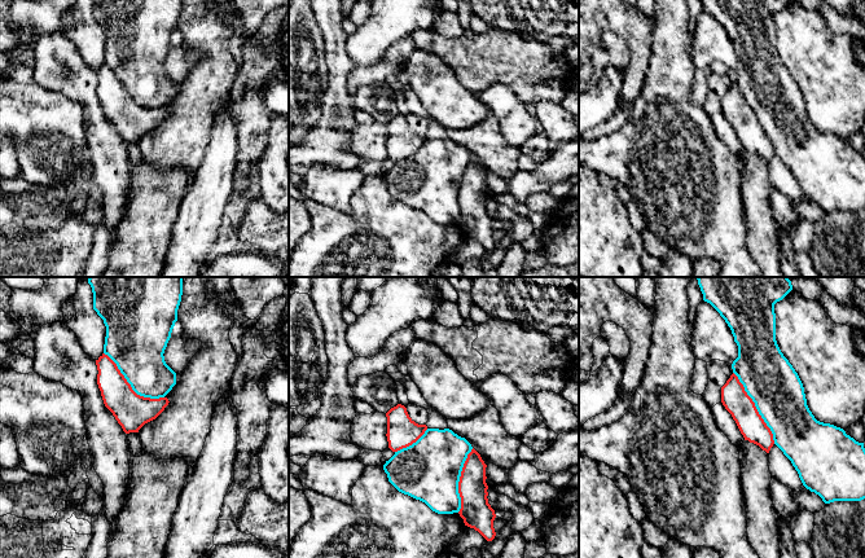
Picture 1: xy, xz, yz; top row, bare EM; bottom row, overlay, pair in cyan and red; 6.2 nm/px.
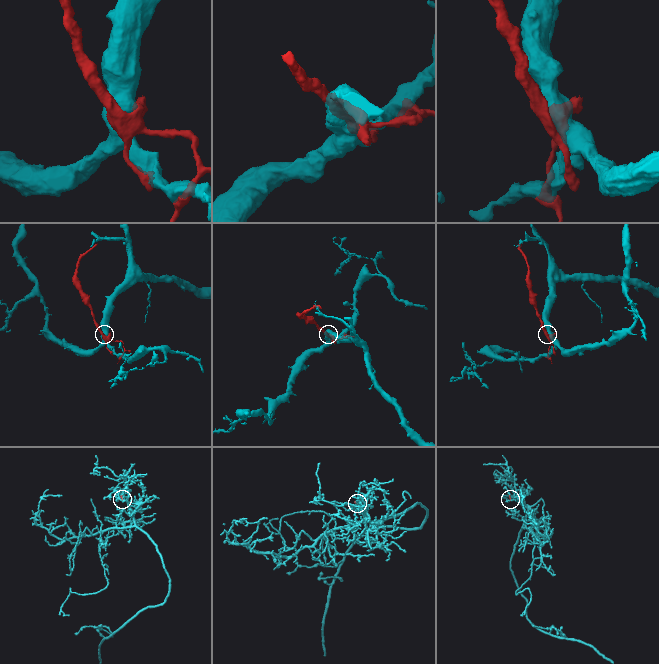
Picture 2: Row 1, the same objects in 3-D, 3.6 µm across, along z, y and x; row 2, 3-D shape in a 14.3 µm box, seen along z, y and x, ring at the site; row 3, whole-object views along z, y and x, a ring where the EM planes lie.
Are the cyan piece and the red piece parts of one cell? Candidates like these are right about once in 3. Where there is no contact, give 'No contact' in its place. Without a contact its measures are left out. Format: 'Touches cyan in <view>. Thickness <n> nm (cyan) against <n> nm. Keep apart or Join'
Touches cyan in yz. Thickness 320 nm (cyan) against 160 nm. Keep apart

